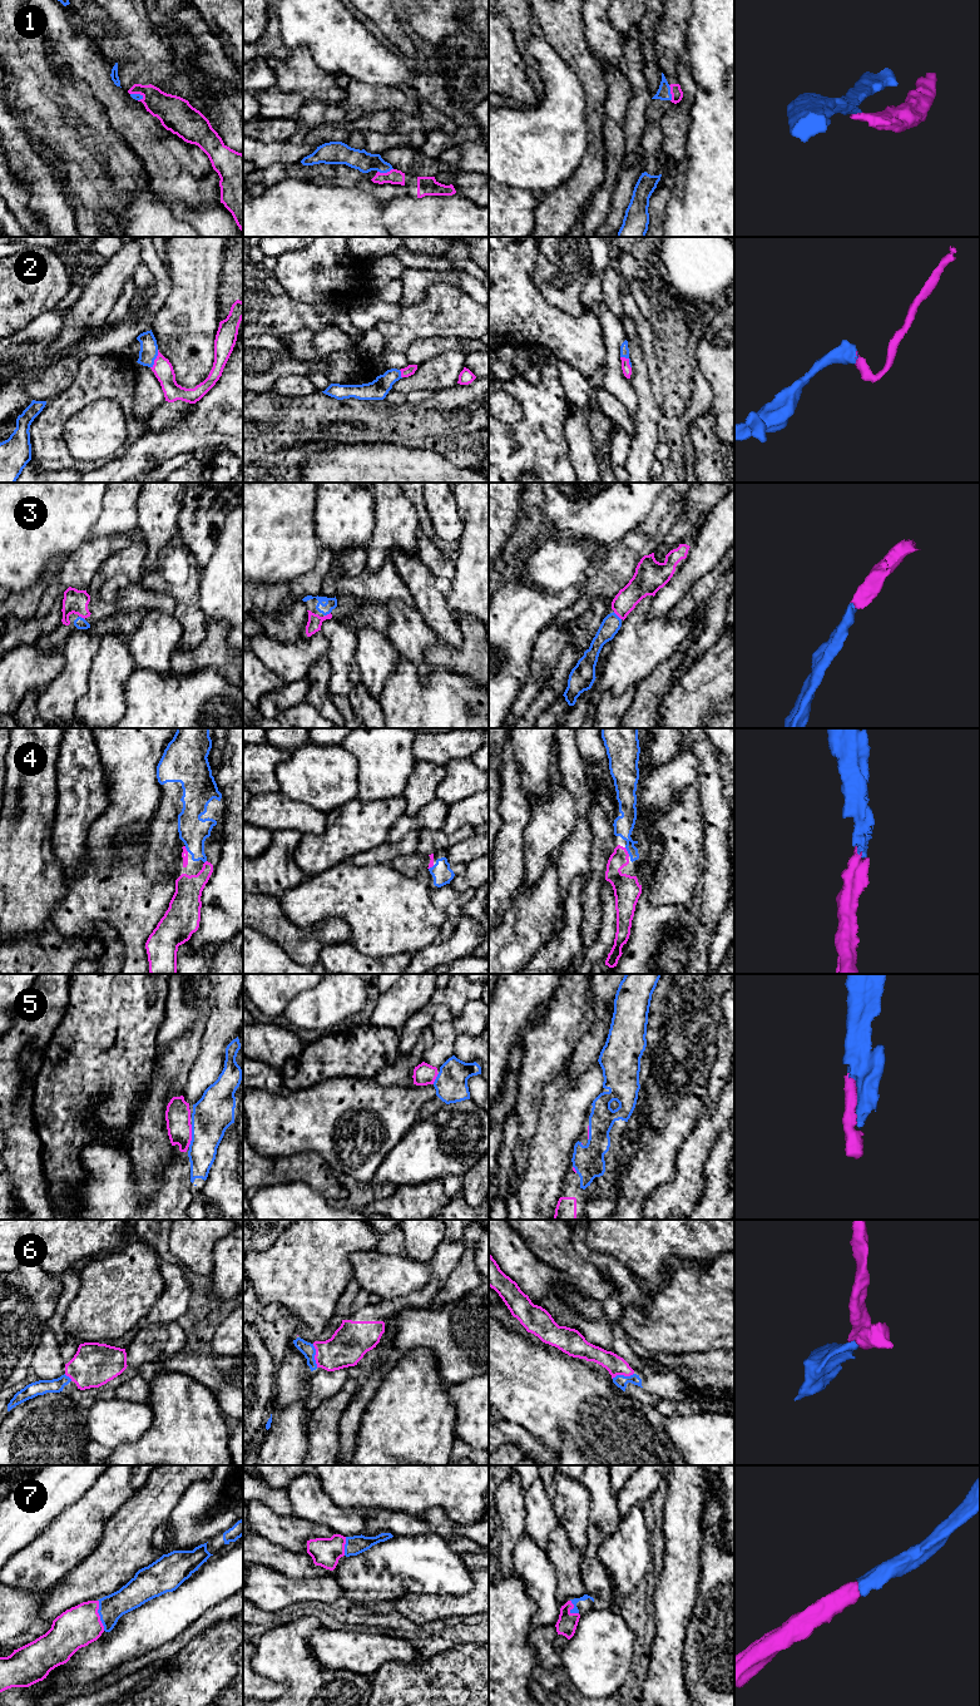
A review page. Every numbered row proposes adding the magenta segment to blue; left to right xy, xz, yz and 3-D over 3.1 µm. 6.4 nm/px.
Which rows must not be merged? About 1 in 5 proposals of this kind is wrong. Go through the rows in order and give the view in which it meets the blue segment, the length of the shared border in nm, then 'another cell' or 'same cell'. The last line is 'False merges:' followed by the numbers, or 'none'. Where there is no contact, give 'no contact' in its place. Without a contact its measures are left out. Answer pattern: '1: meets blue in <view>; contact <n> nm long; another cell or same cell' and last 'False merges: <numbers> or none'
1: meets blue in xz; contact 110 nm long; another cell
2: meets blue in xy; contact 130 nm long; same cell
3: meets blue in yz; contact 80 nm long; same cell
4: meets blue in yz; contact 70 nm long; same cell
5: meets blue in xy; contact 150 nm long; same cell
6: meets blue in xz; contact 160 nm long; same cell
7: meets blue in xy; contact 200 nm long; same cell
False merges: 1

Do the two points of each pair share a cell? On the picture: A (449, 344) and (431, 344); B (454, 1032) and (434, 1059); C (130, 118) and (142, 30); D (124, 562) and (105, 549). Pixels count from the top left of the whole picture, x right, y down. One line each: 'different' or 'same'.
A: same
B: same
C: different
D: different

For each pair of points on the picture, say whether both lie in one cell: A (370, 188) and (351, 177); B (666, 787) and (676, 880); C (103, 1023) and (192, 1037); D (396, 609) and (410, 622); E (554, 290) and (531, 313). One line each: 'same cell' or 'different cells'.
A: same cell
B: same cell
C: different cells
D: same cell
E: different cells

